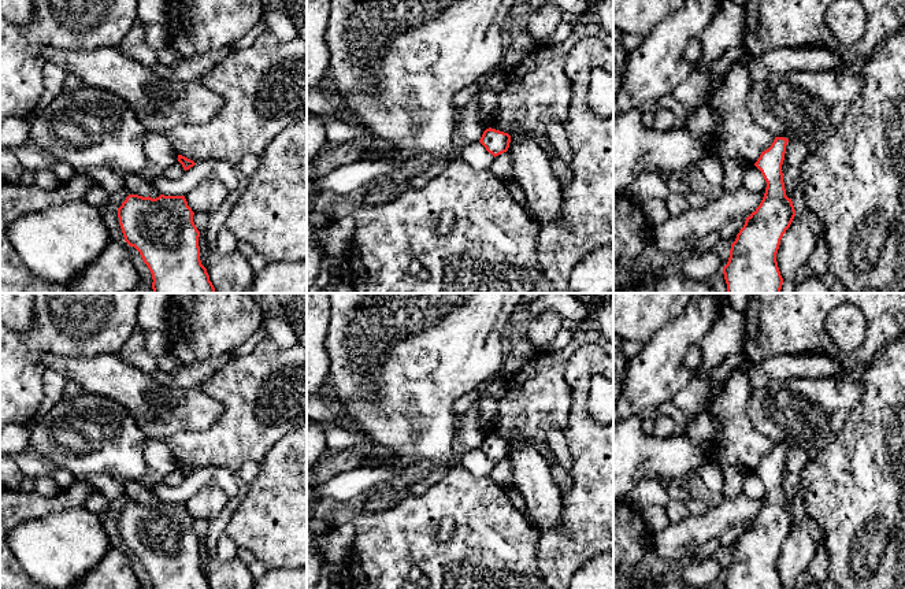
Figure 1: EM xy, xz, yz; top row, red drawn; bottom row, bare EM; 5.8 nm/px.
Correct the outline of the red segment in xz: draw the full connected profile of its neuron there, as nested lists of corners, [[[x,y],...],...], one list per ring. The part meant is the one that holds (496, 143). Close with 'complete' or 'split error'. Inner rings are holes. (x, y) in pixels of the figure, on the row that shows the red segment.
[[[489,127],[483,131],[479,142],[489,153],[496,158],[508,151],[511,136],[508,133]]] | complete

